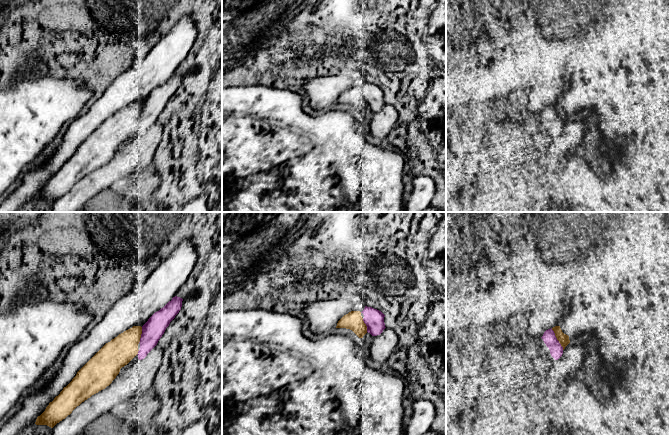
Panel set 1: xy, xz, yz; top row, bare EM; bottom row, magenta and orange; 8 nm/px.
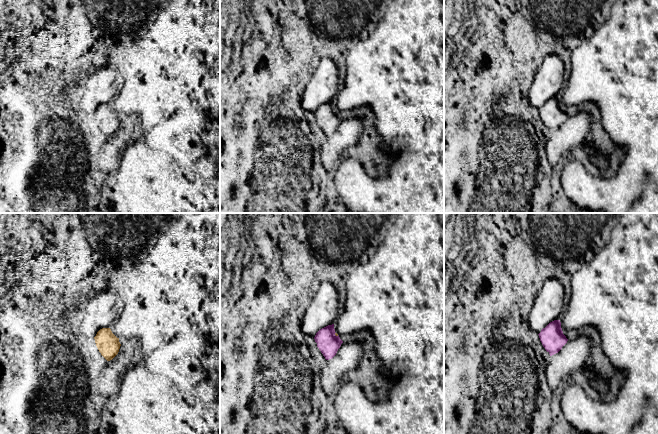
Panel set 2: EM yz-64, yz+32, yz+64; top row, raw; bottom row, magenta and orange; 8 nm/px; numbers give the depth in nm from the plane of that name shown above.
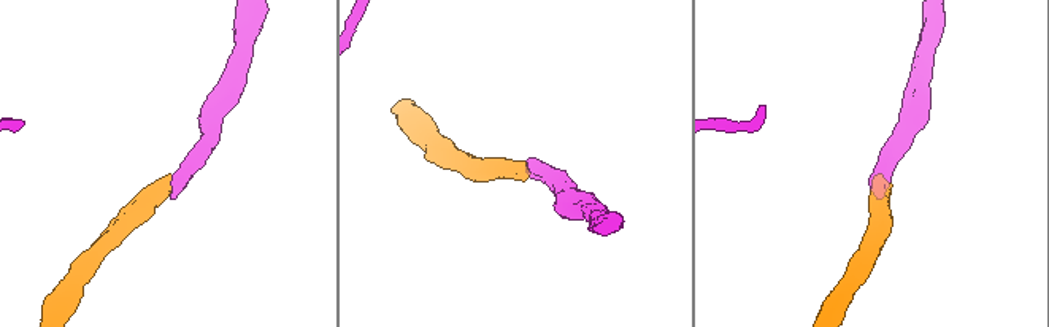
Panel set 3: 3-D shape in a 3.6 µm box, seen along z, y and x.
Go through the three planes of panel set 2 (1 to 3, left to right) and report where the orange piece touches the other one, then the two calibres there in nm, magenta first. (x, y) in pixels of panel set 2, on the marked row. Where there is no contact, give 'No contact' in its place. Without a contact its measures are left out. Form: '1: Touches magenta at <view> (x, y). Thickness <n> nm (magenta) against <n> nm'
1: No contact
2: Touches magenta at yz+32 (334, 334). Thickness 180 nm (magenta) against 20 nm
3: No contact

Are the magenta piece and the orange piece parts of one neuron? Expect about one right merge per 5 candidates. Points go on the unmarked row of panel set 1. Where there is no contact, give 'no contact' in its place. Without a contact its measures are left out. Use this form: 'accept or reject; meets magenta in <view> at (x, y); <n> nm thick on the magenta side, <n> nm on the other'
accept; meets magenta in yz at (556, 115); 110 nm thick on the magenta side, 90 nm on the other

